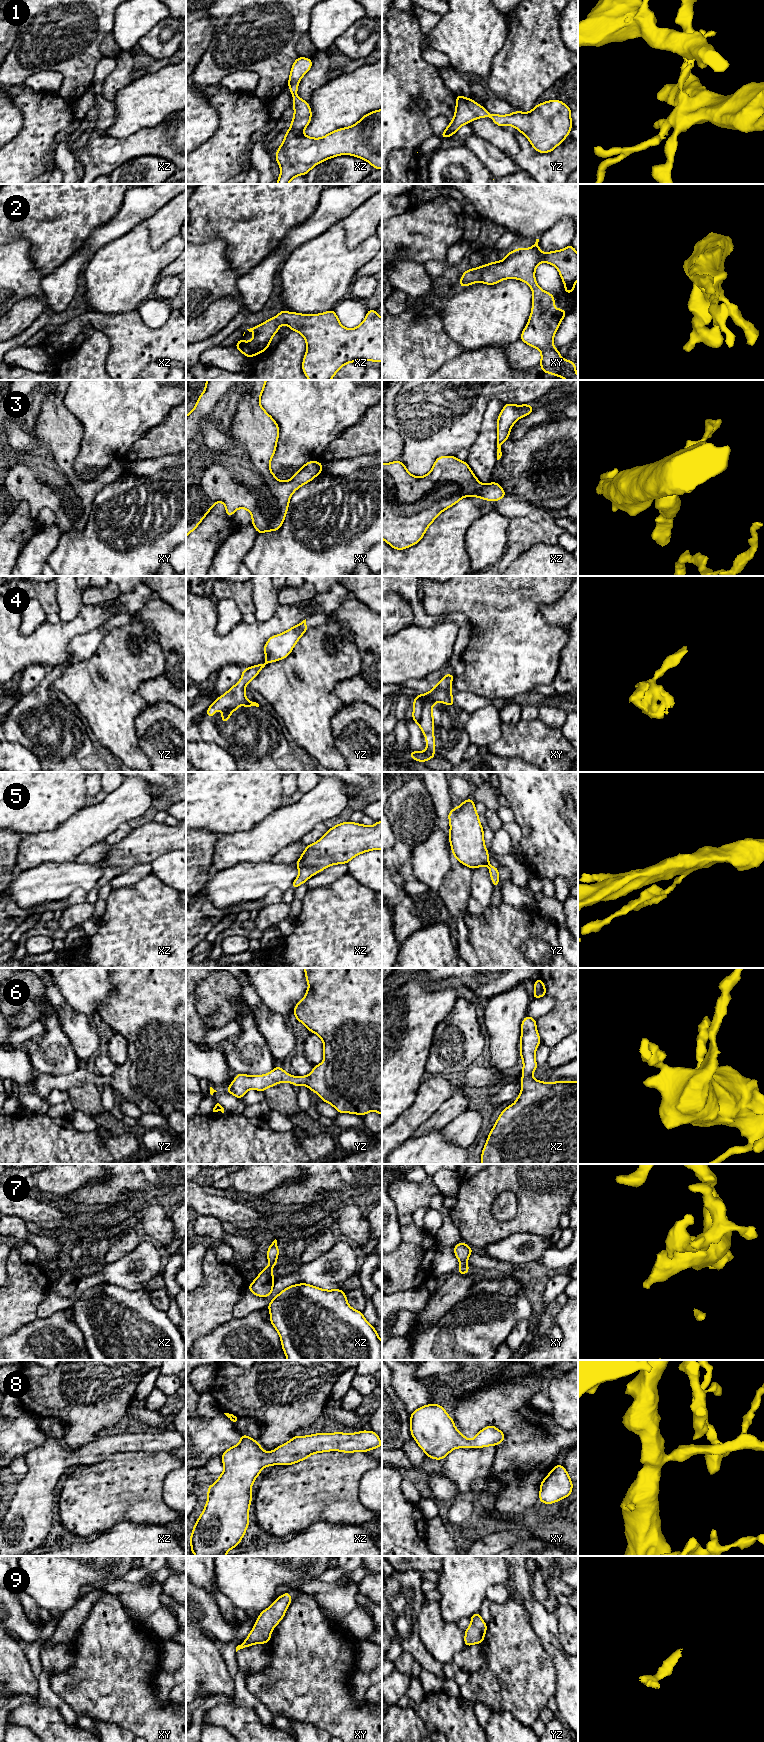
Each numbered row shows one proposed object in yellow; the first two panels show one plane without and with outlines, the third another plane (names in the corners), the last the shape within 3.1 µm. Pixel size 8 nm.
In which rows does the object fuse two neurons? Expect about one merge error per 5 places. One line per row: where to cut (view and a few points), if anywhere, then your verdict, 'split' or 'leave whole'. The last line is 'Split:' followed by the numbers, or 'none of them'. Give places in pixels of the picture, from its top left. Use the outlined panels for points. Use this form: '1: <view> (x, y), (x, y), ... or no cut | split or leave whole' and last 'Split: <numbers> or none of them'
1: no cut | leave whole
2: no cut | leave whole
3: no cut | leave whole
4: no cut | leave whole
5: no cut | leave whole
6: no cut | leave whole
7: no cut | leave whole
8: no cut | leave whole
9: no cut | leave whole
Split: none of them

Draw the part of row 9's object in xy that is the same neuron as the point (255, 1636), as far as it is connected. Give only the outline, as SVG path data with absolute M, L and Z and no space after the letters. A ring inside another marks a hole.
M286 1592L276 1598L270 1607L260 1612L254 1628L250 1631L246 1640L236 1647L236 1652L253 1644L269 1643L271 1631L283 1619L291 1602L291 1594Z

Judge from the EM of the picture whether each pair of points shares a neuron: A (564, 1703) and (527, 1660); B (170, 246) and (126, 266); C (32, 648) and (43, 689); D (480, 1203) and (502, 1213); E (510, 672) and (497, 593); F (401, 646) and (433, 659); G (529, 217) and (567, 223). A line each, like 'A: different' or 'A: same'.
A: different
B: same
C: different
D: different
E: same
F: same
G: different

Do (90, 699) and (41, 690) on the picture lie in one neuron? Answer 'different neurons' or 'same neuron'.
different neurons

